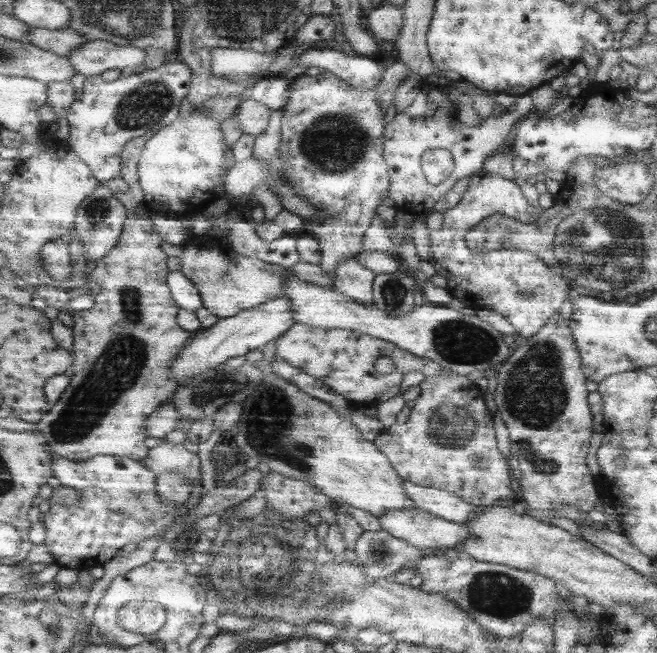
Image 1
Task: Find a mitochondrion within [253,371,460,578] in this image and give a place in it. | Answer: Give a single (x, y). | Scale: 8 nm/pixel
(378, 554)

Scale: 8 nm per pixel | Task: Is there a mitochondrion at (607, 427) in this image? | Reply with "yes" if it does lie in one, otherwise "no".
no

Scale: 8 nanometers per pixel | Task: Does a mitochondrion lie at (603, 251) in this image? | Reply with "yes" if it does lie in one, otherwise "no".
yes

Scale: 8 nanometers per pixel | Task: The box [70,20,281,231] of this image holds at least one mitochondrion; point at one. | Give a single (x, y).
(144, 106)

